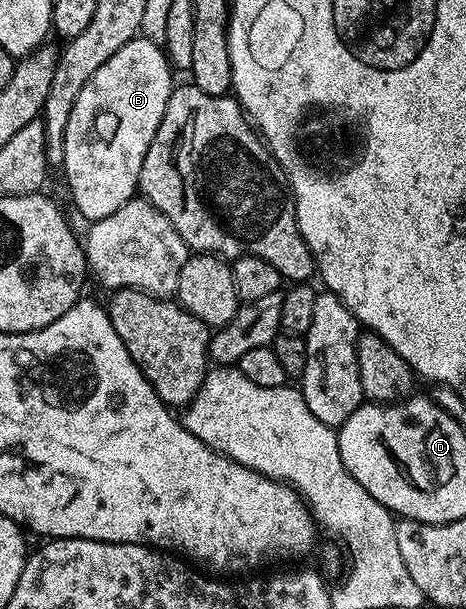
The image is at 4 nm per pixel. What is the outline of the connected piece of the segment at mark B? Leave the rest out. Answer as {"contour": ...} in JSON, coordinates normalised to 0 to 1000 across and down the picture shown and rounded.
{"contour":[[[300,57],[268,71],[234,103],[217,103],[191,136],[174,143],[174,156],[165,156],[165,169],[157,169],[157,189],[148,189],[148,209],[139,209],[139,261],[131,279],[133,289],[144,289],[159,348],[182,353],[195,365],[215,363],[292,322],[303,268],[311,268],[320,235],[328,235],[328,222],[337,222],[337,209],[363,169],[371,144],[367,125],[371,115],[356,85],[335,69]]]}

